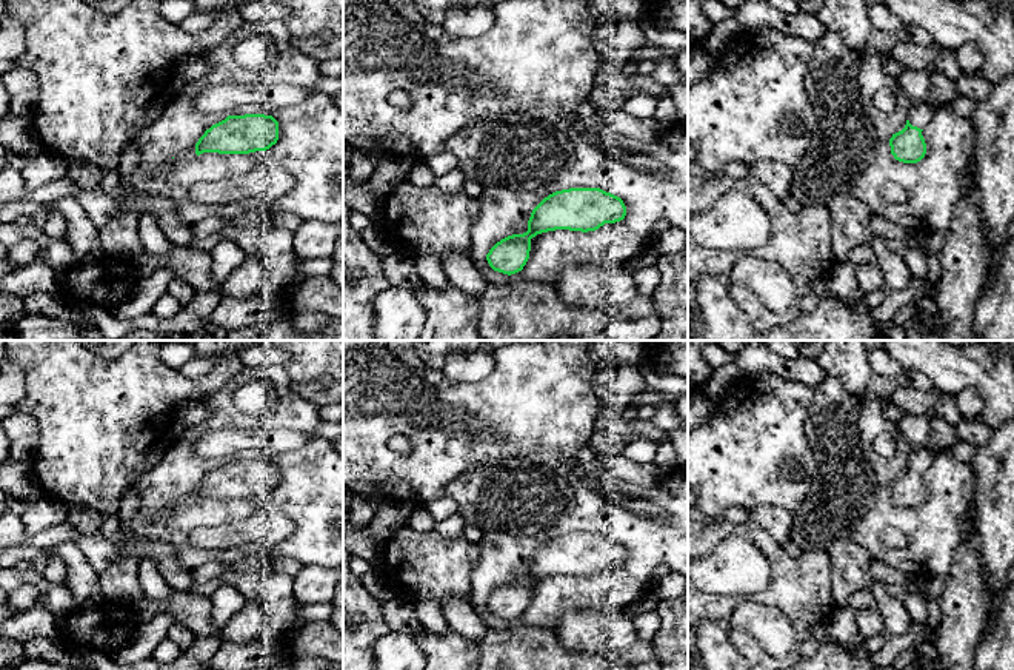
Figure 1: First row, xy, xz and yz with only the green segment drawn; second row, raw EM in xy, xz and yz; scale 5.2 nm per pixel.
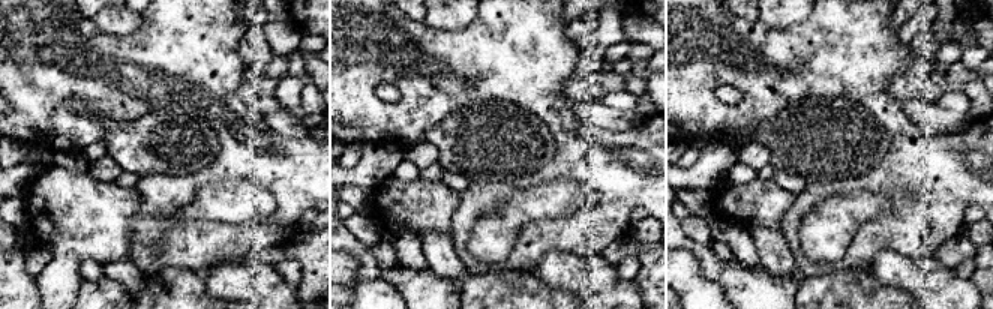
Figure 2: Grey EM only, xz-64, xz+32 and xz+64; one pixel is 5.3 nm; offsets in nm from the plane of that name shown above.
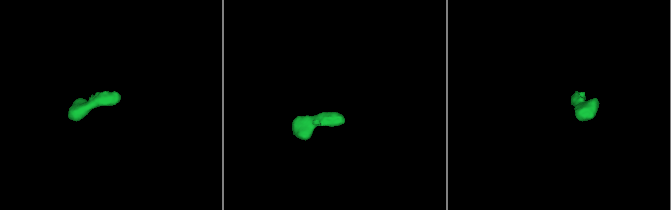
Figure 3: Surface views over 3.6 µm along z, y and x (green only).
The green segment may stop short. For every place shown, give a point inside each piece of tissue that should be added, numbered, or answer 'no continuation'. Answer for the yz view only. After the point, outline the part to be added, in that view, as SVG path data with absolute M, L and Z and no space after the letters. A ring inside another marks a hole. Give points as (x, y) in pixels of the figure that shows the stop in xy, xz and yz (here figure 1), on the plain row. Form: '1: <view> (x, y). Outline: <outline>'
1: yz (919, 461). Outline: M928 447L922 450L914 450L909 454L908 465L912 471L920 474L926 473L934 462L936 450Z

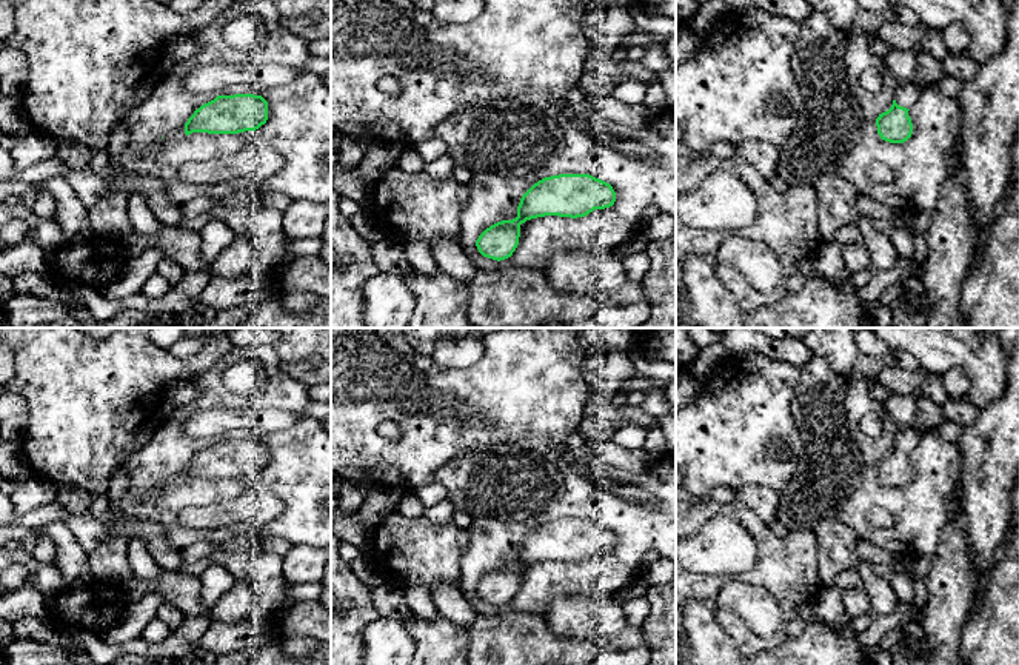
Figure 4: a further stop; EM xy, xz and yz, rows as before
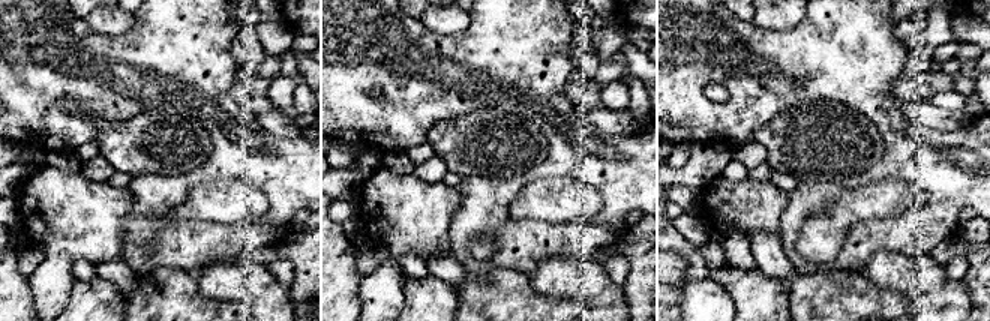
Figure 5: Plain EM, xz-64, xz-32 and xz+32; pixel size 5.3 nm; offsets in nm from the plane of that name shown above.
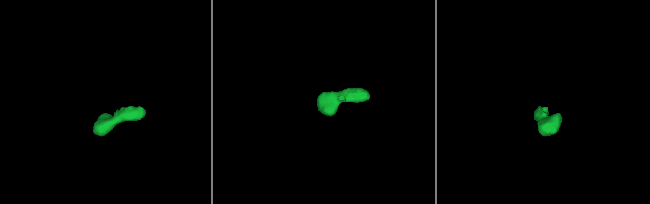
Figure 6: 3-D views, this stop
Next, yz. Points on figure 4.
1: yz (905, 441). Outline: M914 426L908 429L900 429L896 434L894 445L899 451L907 454L913 453L920 442L922 429Z

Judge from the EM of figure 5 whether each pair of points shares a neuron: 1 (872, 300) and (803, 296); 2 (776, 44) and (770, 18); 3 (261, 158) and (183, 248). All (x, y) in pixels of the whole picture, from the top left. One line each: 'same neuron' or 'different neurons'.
1: same neuron
2: different neurons
3: same neuron

